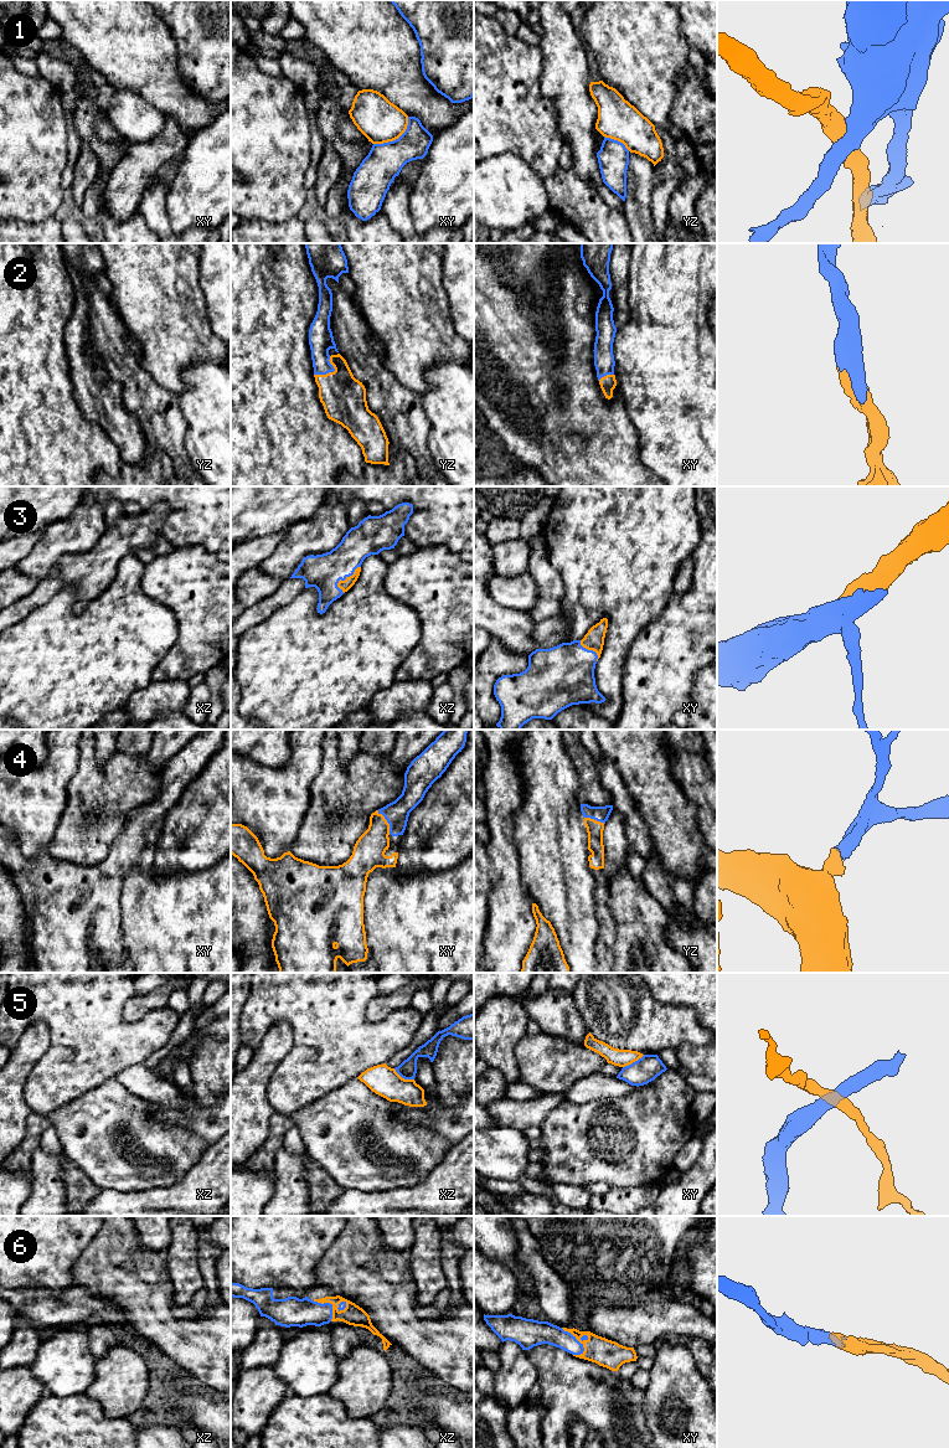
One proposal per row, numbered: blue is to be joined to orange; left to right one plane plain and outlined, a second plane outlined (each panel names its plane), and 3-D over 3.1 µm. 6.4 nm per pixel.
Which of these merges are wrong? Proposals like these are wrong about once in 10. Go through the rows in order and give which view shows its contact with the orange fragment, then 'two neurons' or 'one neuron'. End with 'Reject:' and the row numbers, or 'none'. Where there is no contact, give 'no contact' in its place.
1: contact in xy; two neurons
2: contact in yz; one neuron
3: contact in xz; one neuron
4: contact in xy; one neuron
5: contact in xz; two neurons
6: contact in xy; one neuron
Reject: 1, 5

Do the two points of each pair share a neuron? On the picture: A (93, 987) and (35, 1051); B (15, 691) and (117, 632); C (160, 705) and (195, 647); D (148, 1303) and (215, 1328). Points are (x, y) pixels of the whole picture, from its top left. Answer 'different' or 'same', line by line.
A: different
B: same
C: different
D: same

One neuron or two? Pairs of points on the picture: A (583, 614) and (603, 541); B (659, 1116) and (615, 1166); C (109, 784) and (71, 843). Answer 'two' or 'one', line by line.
A: one
B: one
C: one

